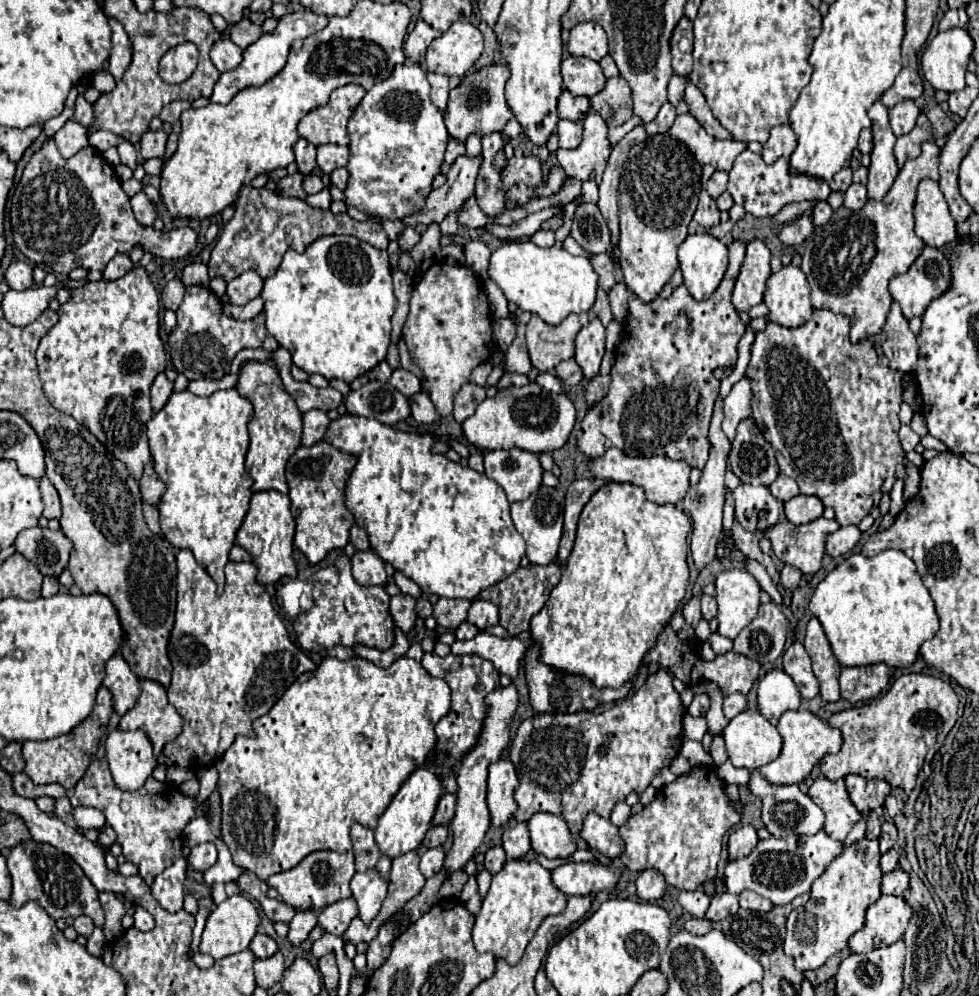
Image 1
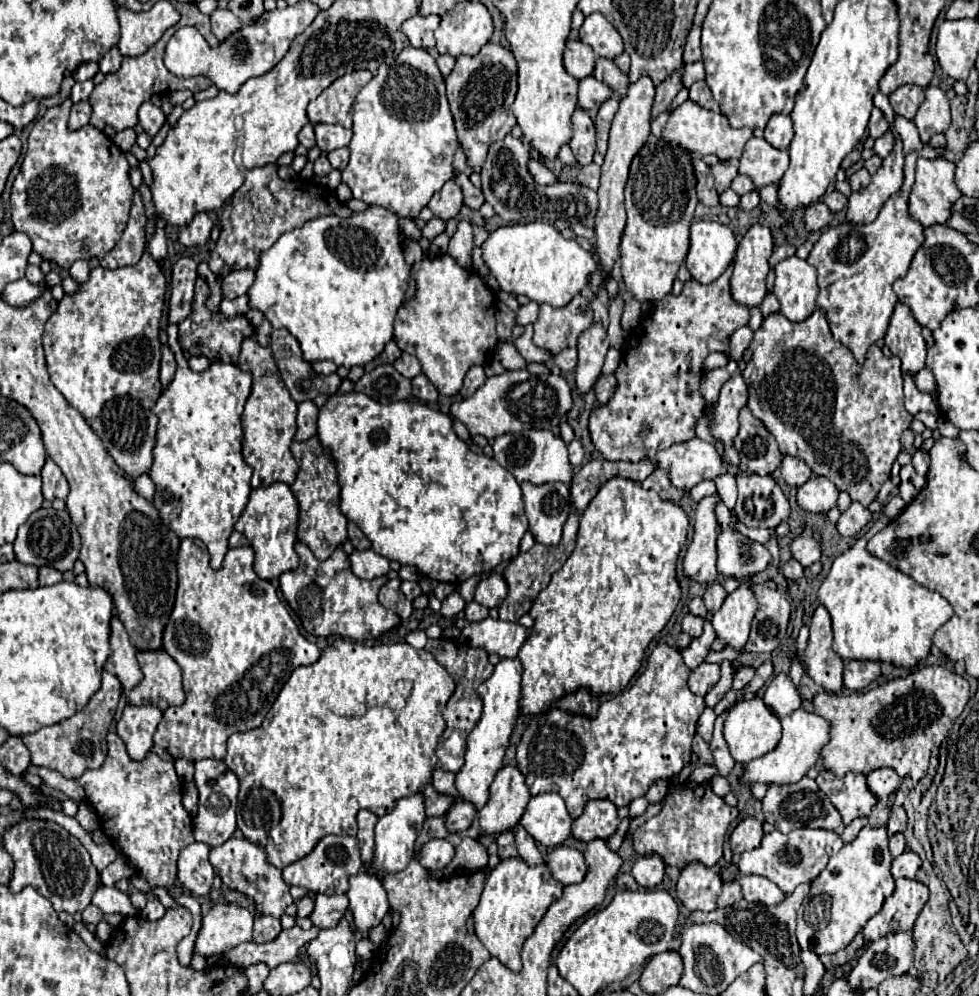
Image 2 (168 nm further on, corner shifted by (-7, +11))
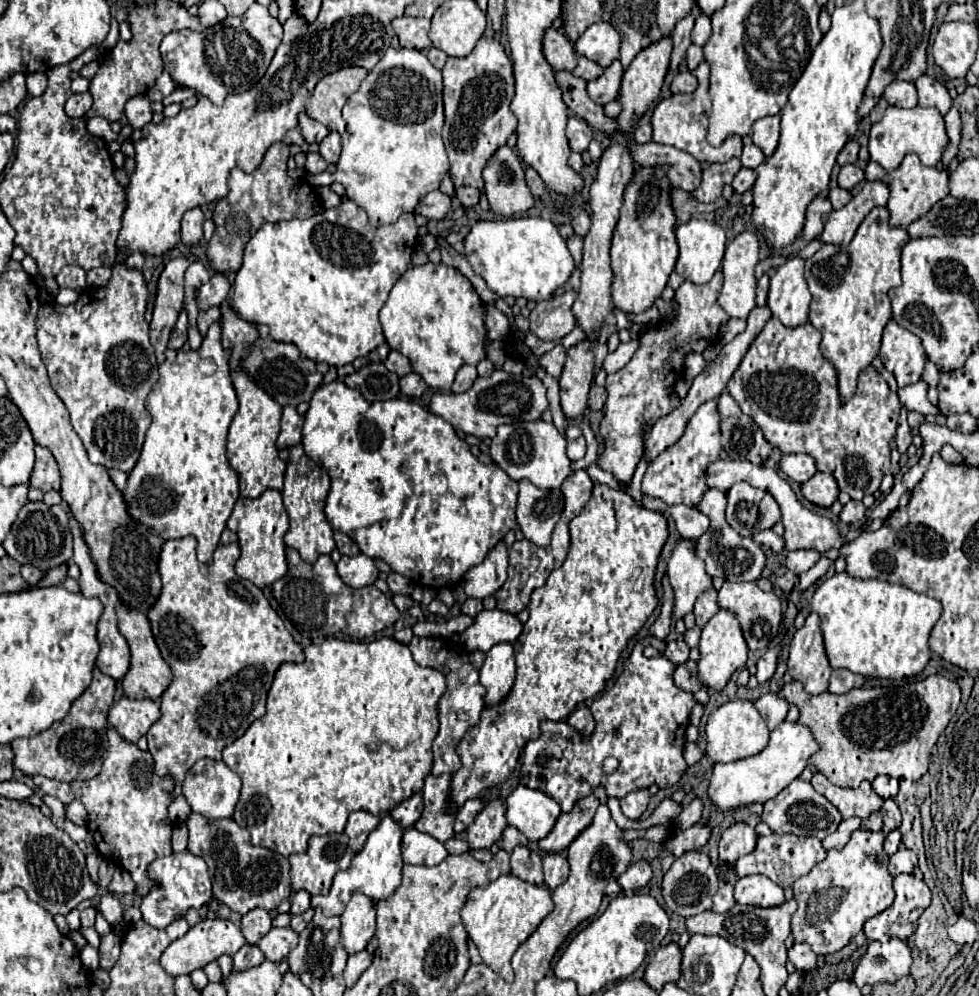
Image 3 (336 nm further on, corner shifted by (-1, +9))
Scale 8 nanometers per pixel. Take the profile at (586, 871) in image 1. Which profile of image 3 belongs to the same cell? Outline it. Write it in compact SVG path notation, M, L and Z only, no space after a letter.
M547 853L543 857L543 873L545 873L545 885L553 891L559 885L567 881L569 875L569 863L563 853Z

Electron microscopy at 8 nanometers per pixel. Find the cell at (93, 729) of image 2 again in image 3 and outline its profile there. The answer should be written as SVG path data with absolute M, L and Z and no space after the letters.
M99 669L93 671L93 681L85 689L85 693L71 705L67 717L59 723L53 723L49 729L41 731L35 737L15 739L11 743L15 751L15 769L21 769L25 775L45 775L59 781L75 781L75 779L93 779L103 765L105 755L105 729L107 729L107 713L113 705L115 697L115 681L103 675Z

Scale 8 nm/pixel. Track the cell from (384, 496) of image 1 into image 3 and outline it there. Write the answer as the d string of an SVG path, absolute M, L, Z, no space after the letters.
M333 381L327 385L321 385L313 399L309 401L309 411L305 413L305 425L303 425L303 447L305 453L319 465L323 467L329 477L331 477L331 491L327 495L327 505L325 505L325 515L329 523L337 529L343 531L345 535L351 535L355 543L359 545L361 553L365 553L371 559L383 559L395 573L405 575L411 579L415 585L429 587L429 589L441 589L441 587L453 587L461 581L461 577L475 565L479 565L491 547L495 543L503 541L507 531L519 529L517 517L515 517L515 503L517 503L517 481L513 481L503 469L499 469L495 463L483 465L479 463L471 451L469 445L457 437L455 429L451 423L441 419L439 415L433 415L429 409L423 409L415 401L409 399L391 399L391 401L379 401L379 403L369 403L363 399L363 395L355 389L349 389L341 381Z

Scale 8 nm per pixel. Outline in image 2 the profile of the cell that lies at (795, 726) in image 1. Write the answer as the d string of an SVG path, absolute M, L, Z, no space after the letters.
M797 709L791 715L783 717L781 725L783 725L783 737L781 737L779 745L773 751L765 753L763 757L745 763L743 775L739 777L739 781L743 785L753 785L753 783L791 785L791 783L797 783L817 763L819 751L829 743L829 723L815 713L807 713L805 709Z

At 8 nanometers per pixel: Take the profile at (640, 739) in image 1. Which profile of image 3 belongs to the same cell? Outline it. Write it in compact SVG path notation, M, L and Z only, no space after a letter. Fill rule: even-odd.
M653 635L641 639L633 647L625 661L623 675L603 693L603 697L597 699L597 727L587 739L565 723L555 725L553 721L543 721L539 739L529 741L523 749L519 771L521 785L547 791L551 777L563 777L567 791L565 797L559 799L559 805L567 813L579 799L591 795L597 787L603 787L607 797L623 799L627 793L637 789L651 785L667 789L679 783L687 769L683 759L685 731L691 709L697 701L691 693L675 687L671 679L675 665L663 653L665 641ZM605 757L615 757L619 761L617 771L611 775L603 773Z

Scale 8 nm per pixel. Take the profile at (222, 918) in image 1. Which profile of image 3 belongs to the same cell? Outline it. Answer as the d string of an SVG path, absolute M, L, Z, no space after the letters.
M203 919L195 927L187 931L187 935L173 941L165 953L161 955L163 969L177 977L177 975L189 975L195 969L203 969L207 963L219 959L221 955L235 955L239 947L245 945L245 937L241 933L241 927L229 919Z

